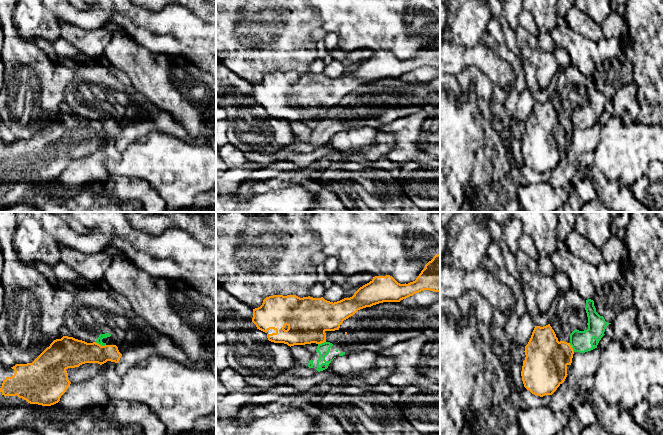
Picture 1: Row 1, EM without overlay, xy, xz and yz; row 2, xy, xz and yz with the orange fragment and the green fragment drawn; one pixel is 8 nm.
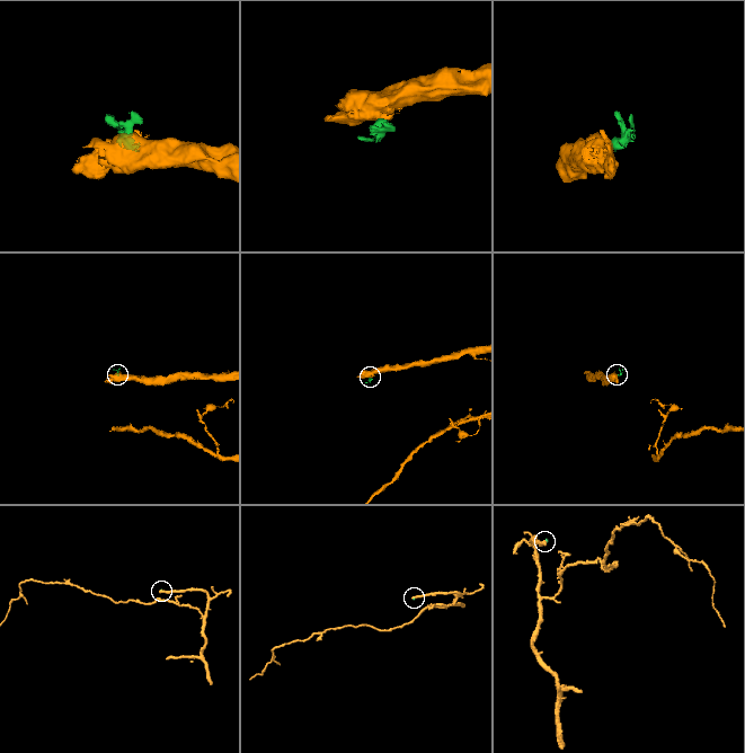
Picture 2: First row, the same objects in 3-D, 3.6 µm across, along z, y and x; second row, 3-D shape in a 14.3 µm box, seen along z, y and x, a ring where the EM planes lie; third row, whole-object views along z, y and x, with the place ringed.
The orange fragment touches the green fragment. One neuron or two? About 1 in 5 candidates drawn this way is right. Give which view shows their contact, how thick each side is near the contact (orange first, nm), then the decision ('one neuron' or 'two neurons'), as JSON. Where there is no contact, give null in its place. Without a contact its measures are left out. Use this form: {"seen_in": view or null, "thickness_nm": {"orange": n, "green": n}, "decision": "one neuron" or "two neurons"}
{"seen_in": "xy", "thickness_nm": {"orange": 240, "green": 50}, "decision": "two neurons"}

